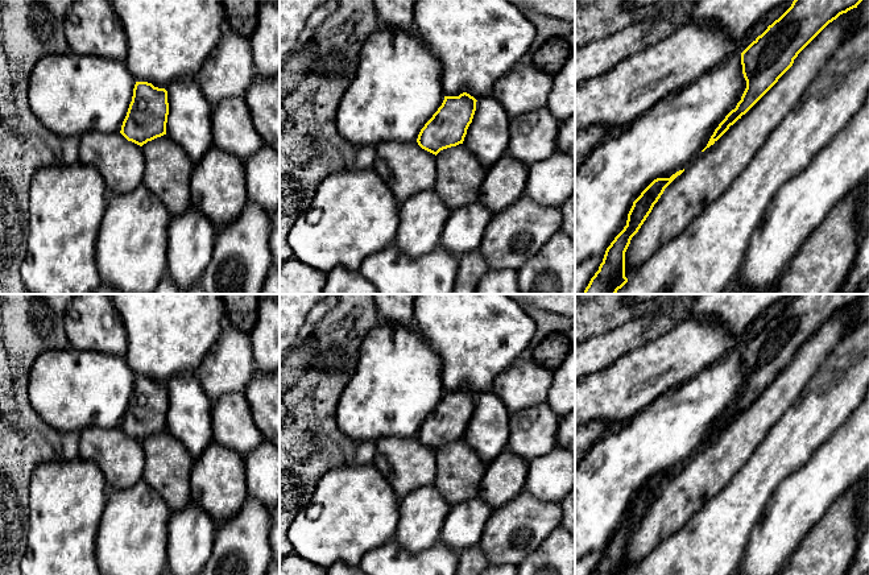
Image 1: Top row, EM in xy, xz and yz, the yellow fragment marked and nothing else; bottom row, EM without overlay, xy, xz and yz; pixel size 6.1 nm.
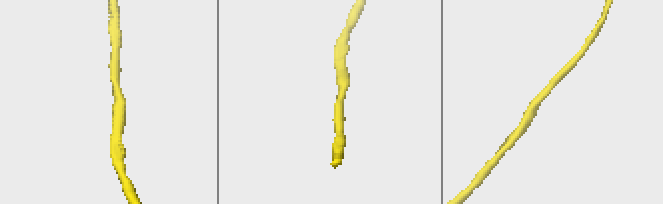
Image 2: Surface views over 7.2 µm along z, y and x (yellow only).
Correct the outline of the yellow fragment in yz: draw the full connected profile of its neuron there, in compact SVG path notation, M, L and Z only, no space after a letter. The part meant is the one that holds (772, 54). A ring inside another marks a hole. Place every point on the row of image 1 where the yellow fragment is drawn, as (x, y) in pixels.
M794 0L791 7L767 29L758 36L742 53L741 65L742 74L746 80L746 88L737 103L736 108L732 109L725 119L719 124L711 136L707 146L702 150L713 145L728 129L733 125L742 115L745 115L777 82L778 79L793 66L794 59L798 54L833 20L848 11L857 8L862 0Z

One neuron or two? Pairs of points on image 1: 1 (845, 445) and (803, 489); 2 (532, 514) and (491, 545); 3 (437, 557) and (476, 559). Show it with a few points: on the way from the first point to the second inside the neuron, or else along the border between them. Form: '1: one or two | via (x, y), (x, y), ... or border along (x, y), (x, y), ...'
1: one | via (838, 455), (814, 479)
2: one | via (521, 525), (501, 542)
3: two | border along (456, 553), (459, 561)

